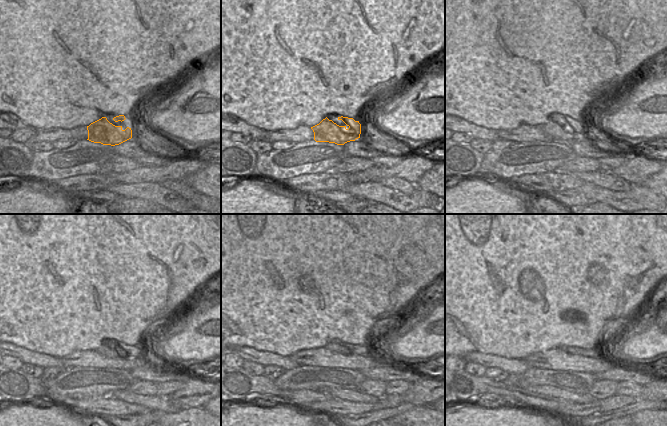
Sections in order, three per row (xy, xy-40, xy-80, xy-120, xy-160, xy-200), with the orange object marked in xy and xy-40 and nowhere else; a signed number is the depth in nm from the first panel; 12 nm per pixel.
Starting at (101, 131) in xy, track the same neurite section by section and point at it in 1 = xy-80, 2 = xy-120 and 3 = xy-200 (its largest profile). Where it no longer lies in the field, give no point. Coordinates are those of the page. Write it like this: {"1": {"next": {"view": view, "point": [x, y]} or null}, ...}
{"1": {"next": {"view": "xy-80", "point": [576, 129]}}, "2": {"next": {"view": "xy-120", "point": [127, 351]}}, "3": {"next": {"view": "xy-200", "point": [593, 352]}}}

